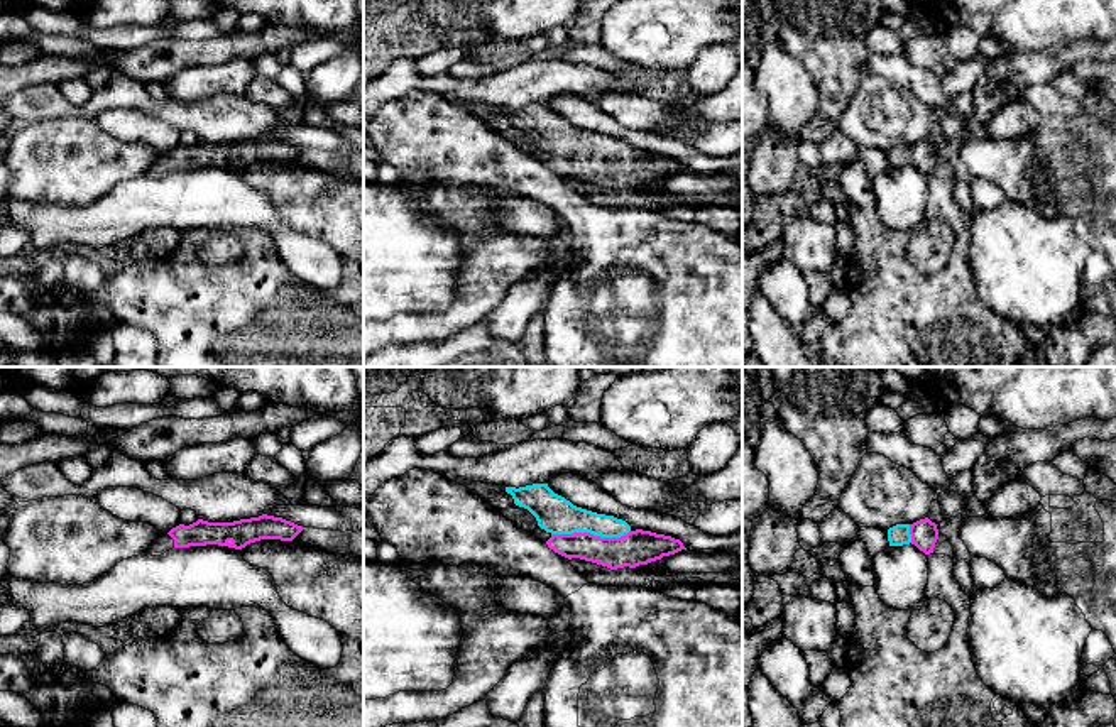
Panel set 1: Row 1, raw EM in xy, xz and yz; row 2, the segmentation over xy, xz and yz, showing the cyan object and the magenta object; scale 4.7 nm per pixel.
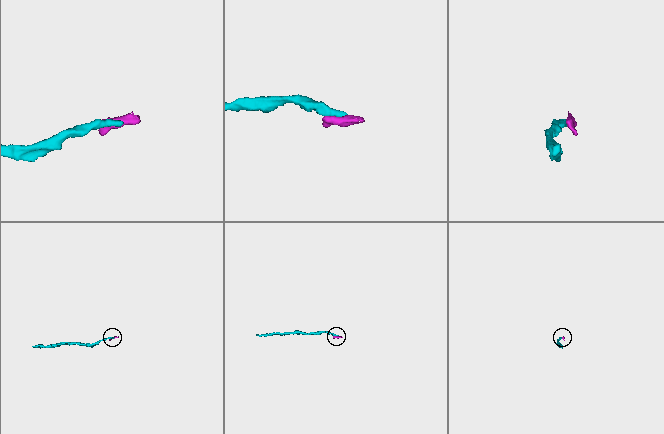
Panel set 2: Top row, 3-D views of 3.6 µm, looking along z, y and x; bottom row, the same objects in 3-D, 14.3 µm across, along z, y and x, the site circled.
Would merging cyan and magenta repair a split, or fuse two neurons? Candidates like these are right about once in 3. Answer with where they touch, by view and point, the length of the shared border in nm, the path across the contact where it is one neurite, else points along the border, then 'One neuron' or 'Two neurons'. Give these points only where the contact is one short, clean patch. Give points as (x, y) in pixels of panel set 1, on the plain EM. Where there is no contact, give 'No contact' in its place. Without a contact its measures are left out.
Touches cyan at xz (590, 154). Shared border 380 nm. Path across: xz (555, 136), (577, 154), (590, 154), (616, 168), (634, 169). One neuron

